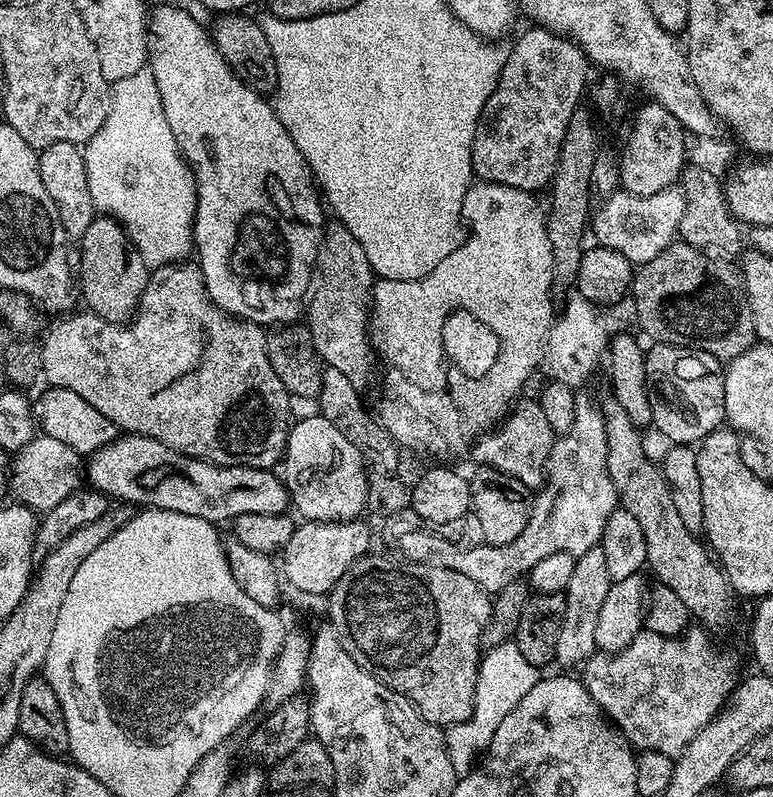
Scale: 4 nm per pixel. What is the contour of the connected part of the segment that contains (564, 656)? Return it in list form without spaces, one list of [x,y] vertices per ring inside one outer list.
[[[600,547],[591,548],[576,557],[574,571],[570,574],[570,582],[563,590],[564,617],[558,630],[555,663],[583,665],[589,656],[597,651],[594,638],[594,625],[598,622],[598,610],[602,610],[602,598],[612,585],[609,572],[606,571],[606,558]]]

